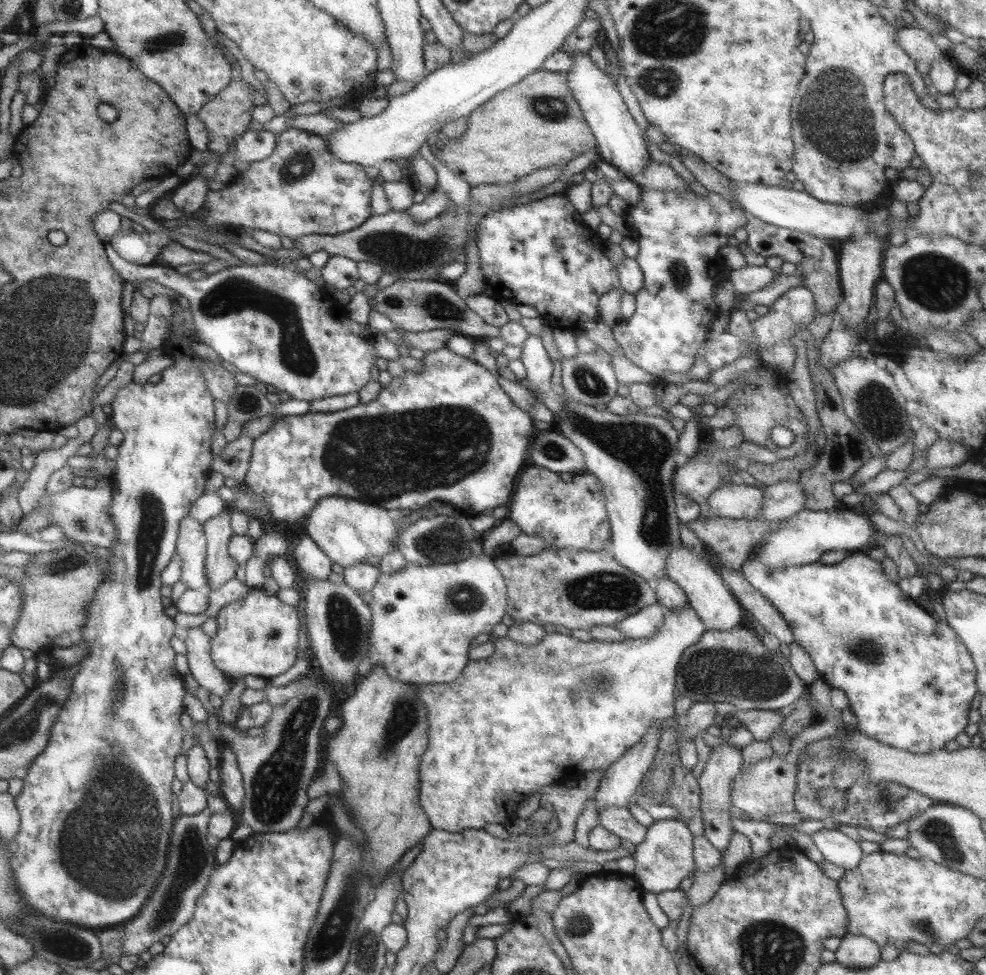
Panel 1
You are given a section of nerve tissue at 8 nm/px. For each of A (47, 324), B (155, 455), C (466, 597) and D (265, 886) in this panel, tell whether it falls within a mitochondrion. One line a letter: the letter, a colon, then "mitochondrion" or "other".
A: mitochondrion
B: other
C: mitochondrion
D: other

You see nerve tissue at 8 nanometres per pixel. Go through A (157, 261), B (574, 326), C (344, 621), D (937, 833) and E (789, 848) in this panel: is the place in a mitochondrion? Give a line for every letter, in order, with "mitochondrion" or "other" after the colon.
A: other
B: other
C: mitochondrion
D: mitochondrion
E: other

